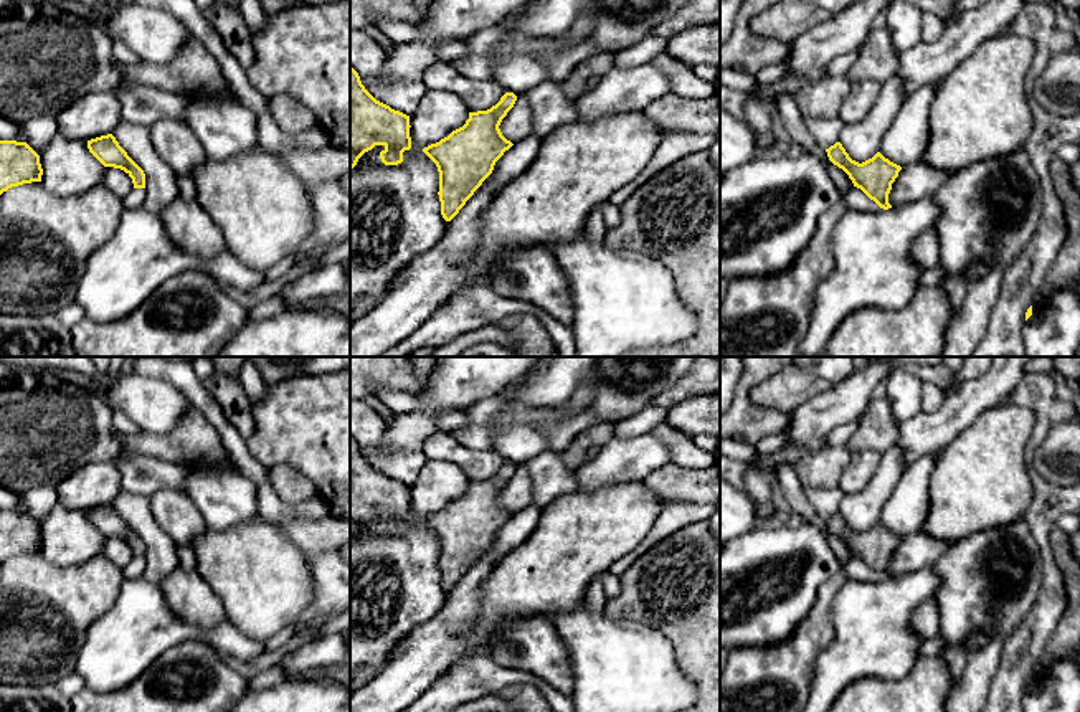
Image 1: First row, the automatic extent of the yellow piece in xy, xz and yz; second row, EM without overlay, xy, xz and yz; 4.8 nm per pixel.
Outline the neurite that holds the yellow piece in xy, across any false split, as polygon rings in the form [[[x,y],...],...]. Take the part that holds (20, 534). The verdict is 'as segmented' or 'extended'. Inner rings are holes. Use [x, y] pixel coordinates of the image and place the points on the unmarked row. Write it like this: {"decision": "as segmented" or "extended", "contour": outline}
{"decision": "as segmented", "contour": [[[0,510],[0,565],[12,557],[41,552],[40,525],[26,514]]]}

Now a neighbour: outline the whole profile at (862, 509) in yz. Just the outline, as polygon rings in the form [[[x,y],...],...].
[[[892,446],[880,454],[879,466],[867,486],[842,497],[839,512],[852,530],[862,534],[880,522],[883,506],[900,482],[903,471],[903,451]]]

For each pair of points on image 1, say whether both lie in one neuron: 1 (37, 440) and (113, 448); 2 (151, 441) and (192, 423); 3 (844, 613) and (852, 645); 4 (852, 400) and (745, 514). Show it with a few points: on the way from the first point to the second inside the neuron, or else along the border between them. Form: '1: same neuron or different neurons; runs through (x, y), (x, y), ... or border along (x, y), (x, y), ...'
1: same neuron; runs through (55, 440), (94, 440)
2: same neuron; runs through (161, 441), (174, 441), (182, 433)
3: same neuron; runs through (852, 621), (852, 636)
4: different neurons; border along (743, 491), (760, 517)

